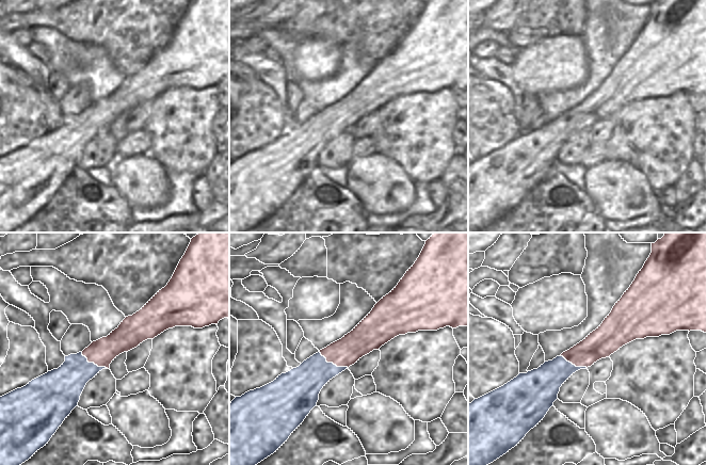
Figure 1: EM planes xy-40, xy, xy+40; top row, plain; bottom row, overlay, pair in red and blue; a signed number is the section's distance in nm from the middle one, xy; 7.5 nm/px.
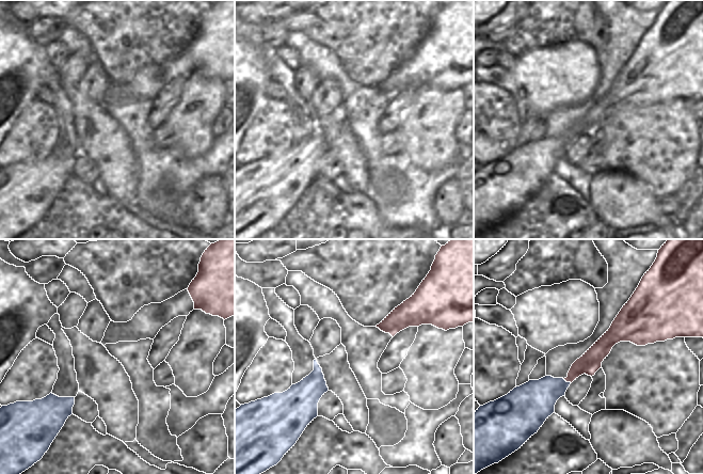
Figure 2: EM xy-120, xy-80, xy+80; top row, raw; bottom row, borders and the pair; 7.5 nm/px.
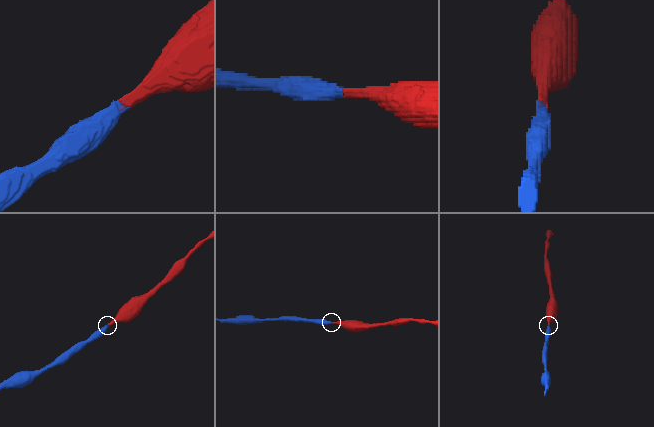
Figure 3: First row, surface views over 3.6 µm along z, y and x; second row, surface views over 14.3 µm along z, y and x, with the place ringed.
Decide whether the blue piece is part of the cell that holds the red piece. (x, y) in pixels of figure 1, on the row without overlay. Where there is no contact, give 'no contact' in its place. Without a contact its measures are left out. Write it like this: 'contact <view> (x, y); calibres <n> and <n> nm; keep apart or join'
contact xy (333, 124); calibres 220 and 260 nm; join

